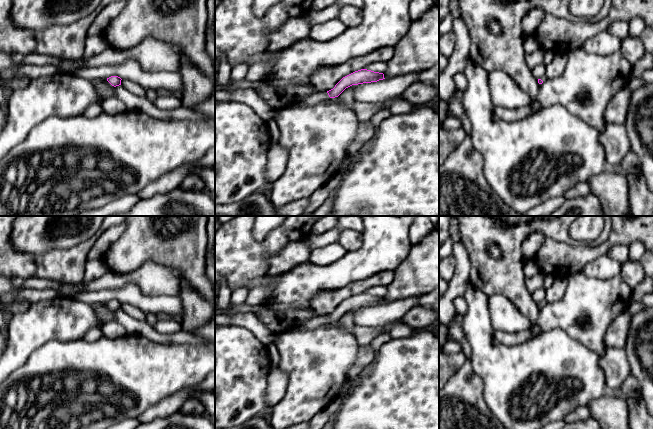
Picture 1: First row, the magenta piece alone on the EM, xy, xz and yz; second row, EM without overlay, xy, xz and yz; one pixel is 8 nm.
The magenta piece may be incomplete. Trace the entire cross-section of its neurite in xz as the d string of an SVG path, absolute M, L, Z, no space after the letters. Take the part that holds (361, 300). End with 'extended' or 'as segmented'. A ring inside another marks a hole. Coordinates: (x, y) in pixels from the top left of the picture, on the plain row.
M361 293L343 301L333 313L329 315L317 315L311 320L303 323L301 326L298 326L296 329L311 330L328 322L338 321L346 312L352 309L377 306L383 303L385 303L383 297Z; extended

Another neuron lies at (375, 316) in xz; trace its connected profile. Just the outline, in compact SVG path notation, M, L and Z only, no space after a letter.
M420 297L408 298L379 304L377 306L358 308L354 313L354 324L363 327L381 327L401 320L413 307L418 305Z

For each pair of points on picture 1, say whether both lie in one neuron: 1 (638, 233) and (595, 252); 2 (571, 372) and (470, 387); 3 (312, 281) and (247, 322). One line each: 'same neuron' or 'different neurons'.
1: same neuron
2: different neurons
3: different neurons

